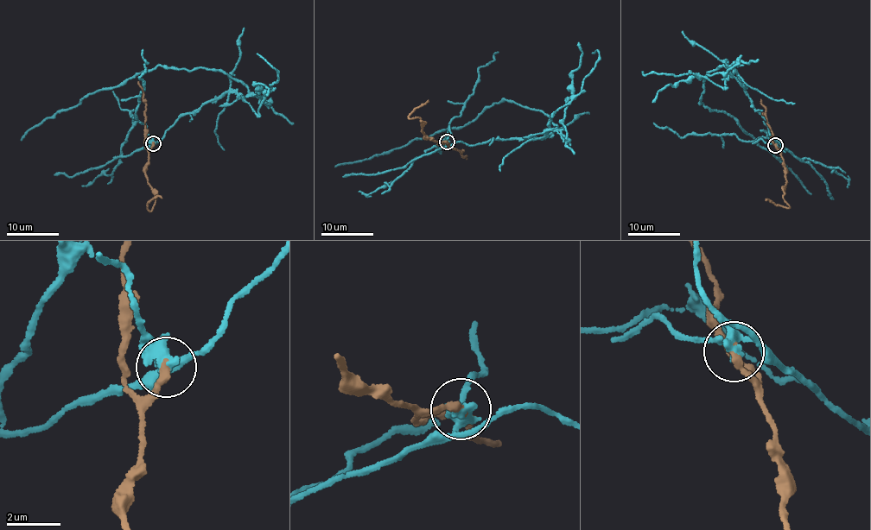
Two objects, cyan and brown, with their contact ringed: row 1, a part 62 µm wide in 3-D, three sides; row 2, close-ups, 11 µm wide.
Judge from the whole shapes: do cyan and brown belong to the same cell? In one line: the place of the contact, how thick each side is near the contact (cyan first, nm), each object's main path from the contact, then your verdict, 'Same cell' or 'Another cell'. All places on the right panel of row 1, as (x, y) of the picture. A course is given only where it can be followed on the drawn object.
Place: (775, 145). Thickness 280 nm (cyan) against 320 nm. Course of cyan: (775, 145), (734, 71), (711, 71), (702, 104), (734, 117), (811, 193). Course of brown: (775, 145), (784, 160), (787, 185), (783, 197), (789, 208), (768, 199), (766, 201). Another cell

